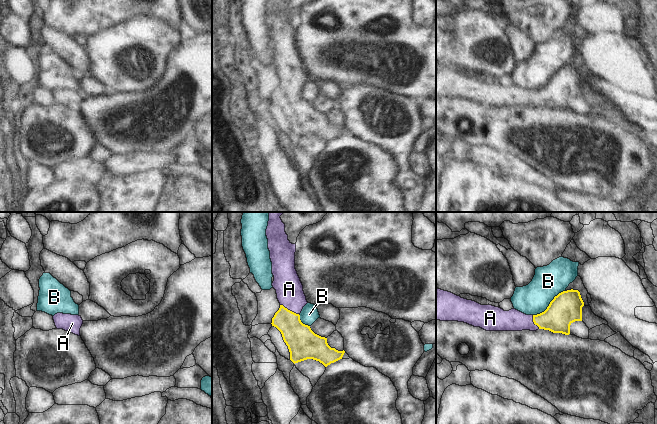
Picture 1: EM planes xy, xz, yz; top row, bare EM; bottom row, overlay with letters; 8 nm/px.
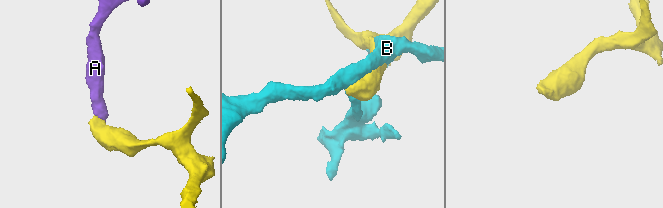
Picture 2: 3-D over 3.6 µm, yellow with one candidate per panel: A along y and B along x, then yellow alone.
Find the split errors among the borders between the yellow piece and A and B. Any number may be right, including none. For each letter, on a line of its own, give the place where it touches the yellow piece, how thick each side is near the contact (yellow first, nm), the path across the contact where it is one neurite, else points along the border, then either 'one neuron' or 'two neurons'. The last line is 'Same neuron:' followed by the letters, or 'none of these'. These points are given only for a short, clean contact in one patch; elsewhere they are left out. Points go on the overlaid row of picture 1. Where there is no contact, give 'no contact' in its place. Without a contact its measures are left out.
A: xz (289, 310) | 240/220 nm | across xz (300, 339), (289, 324), (289, 310), (289, 289) | one neuron
B: yz (549, 304) | 260/260 nm | two neurons
Same neuron: A

